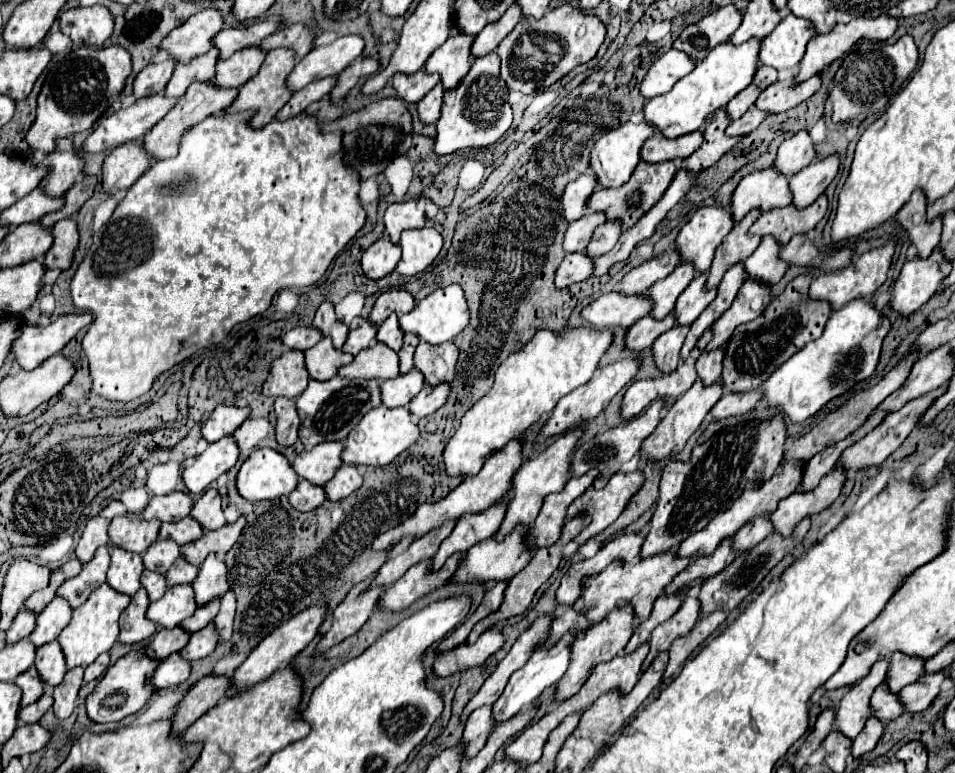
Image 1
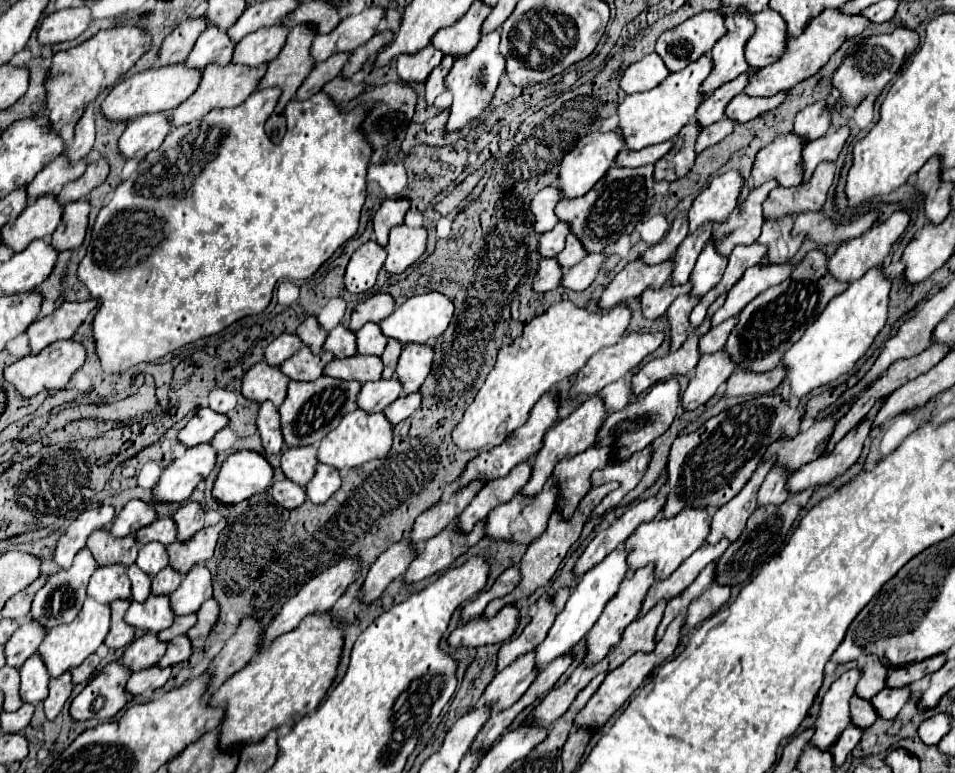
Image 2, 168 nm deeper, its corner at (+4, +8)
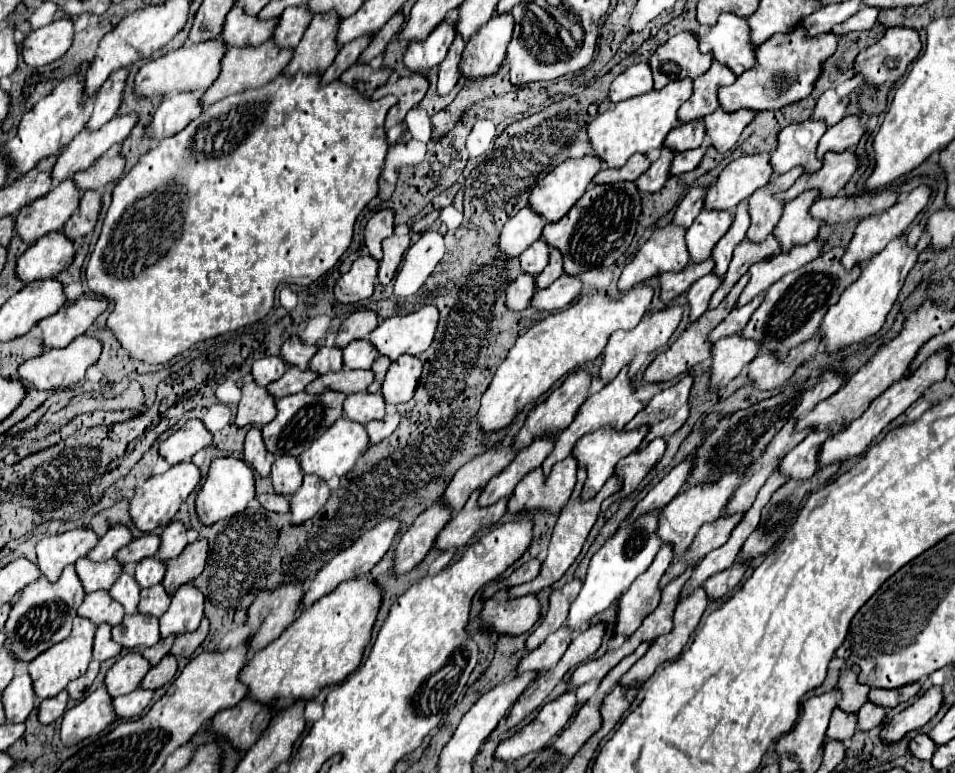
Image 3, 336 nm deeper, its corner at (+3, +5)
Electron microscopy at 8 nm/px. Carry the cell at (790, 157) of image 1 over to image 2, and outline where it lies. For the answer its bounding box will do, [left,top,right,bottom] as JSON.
[794,101,830,141]

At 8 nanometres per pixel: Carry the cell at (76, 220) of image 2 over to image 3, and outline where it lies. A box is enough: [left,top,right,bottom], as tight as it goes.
[63,190,101,240]

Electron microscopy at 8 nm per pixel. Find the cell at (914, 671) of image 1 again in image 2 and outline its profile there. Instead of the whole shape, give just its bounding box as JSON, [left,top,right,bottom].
[856,655,888,699]

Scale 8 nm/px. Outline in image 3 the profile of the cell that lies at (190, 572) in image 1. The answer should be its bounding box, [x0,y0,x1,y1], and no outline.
[139,584,171,618]

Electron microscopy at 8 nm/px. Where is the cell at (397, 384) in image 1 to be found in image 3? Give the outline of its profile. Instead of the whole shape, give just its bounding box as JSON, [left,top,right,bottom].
[343,392,385,424]

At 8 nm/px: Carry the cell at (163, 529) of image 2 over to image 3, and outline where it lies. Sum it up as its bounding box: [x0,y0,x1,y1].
[115,534,161,564]

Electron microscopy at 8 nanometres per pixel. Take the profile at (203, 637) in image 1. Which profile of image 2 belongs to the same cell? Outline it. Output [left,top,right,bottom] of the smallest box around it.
[158,635,192,667]

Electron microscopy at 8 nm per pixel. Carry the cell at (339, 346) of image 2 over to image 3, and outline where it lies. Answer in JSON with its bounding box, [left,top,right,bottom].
[309,346,343,374]

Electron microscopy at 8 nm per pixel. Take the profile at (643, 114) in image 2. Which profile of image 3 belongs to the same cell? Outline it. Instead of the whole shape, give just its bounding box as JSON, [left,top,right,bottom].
[589,80,693,168]

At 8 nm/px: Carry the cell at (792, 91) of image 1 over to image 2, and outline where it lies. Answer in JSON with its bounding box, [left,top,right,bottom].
[724,93,786,123]

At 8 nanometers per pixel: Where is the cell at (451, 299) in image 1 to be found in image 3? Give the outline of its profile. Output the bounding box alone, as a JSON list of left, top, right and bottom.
[369,306,439,360]

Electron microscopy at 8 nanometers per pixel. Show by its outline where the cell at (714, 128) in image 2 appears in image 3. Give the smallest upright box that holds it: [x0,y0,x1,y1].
[671,144,709,174]

